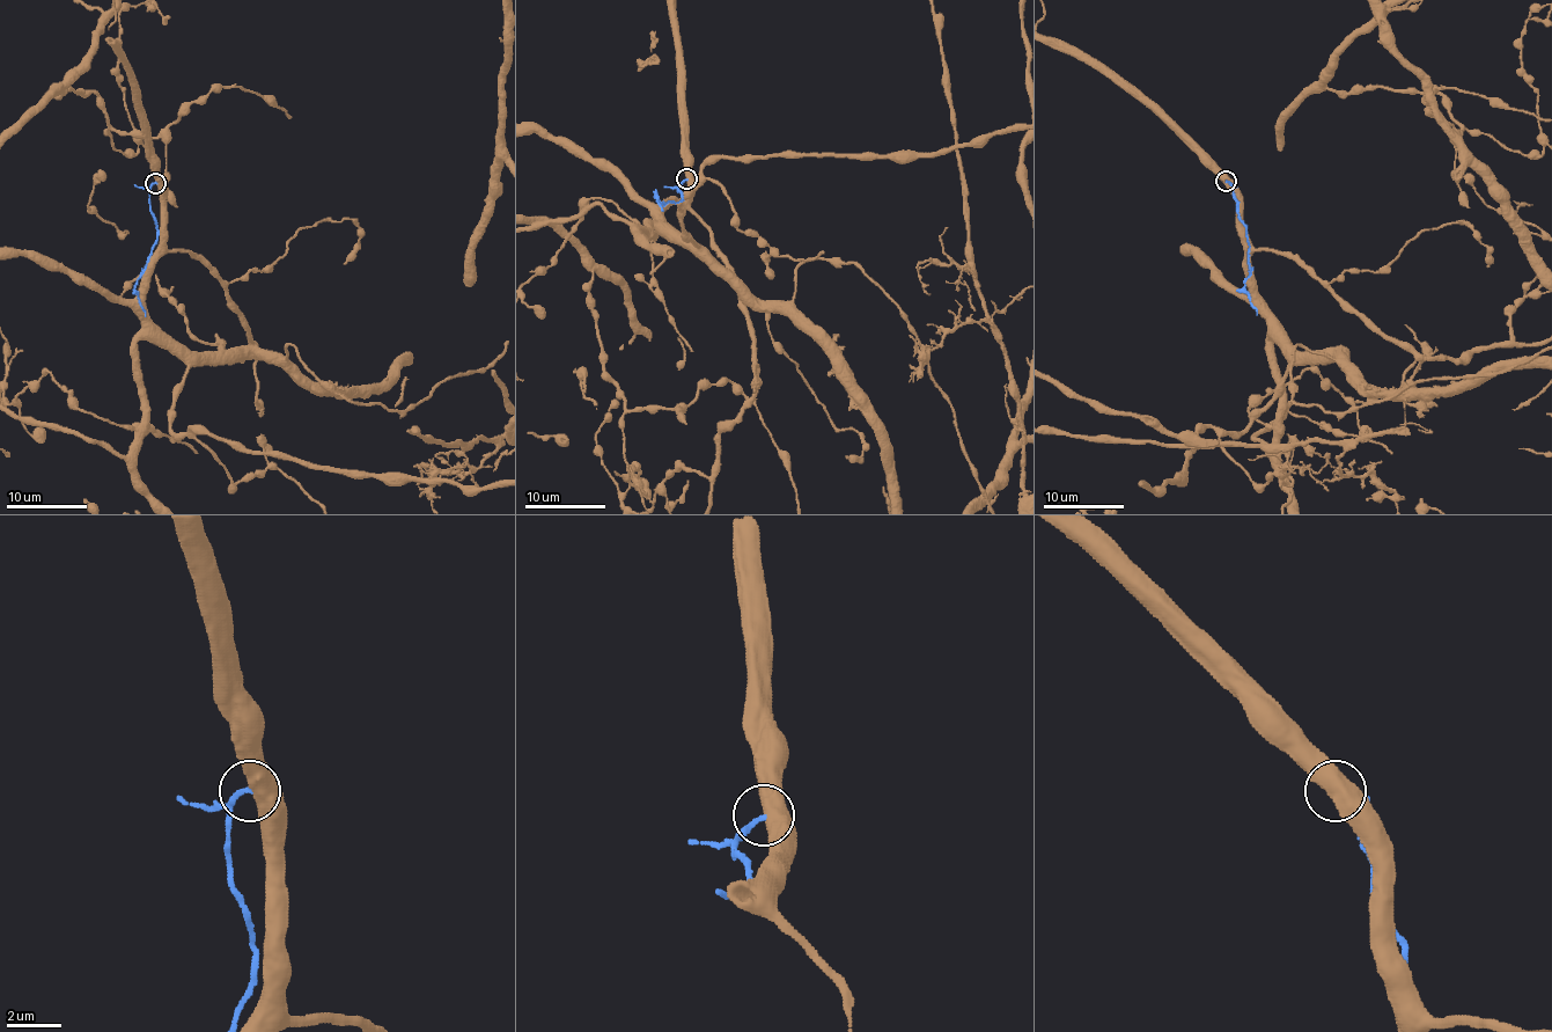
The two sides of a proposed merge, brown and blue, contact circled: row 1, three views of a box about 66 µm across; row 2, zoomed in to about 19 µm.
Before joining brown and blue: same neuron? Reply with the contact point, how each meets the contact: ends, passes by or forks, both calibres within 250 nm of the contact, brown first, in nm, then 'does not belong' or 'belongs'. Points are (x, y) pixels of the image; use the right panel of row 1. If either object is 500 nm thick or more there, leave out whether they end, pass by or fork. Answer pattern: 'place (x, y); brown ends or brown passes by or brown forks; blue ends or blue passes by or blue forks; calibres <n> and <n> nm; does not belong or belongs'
place (1226, 181); calibres 550 and 180 nm; does not belong

